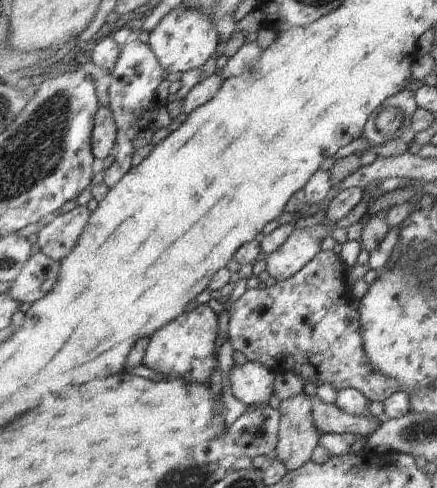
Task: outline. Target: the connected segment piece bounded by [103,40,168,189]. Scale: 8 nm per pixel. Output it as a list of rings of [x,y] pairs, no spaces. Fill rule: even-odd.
[[[127,41],[122,50],[119,61],[111,73],[109,86],[110,104],[109,108],[113,112],[114,120],[119,131],[119,141],[116,143],[115,160],[106,170],[104,184],[108,189],[114,188],[133,169],[133,149],[131,140],[133,136],[147,128],[150,124],[150,116],[154,111],[155,90],[159,84],[166,80],[167,70],[159,63],[158,57],[149,45],[135,41]]]

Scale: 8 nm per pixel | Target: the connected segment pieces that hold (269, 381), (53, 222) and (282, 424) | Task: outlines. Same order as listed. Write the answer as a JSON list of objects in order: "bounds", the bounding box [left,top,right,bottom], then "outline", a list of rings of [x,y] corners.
[{"bounds":[228,360,276,406],"outline":[[[246,360],[243,364],[234,364],[228,373],[228,386],[231,395],[246,406],[266,404],[269,396],[273,394],[272,385],[276,374],[267,368],[260,366],[257,362]]]},{"bounds":[38,206,92,261],"outline":[[[77,206],[46,221],[38,232],[40,251],[55,261],[66,258],[78,244],[87,224],[90,224],[92,214],[87,206]]]},{"bounds":[275,390,321,471],"outline":[[[309,390],[301,392],[292,398],[281,400],[276,412],[279,414],[278,434],[275,446],[275,459],[279,460],[287,471],[300,468],[310,461],[313,450],[318,446],[321,434],[316,431],[312,422],[312,407],[310,406]]]}]

